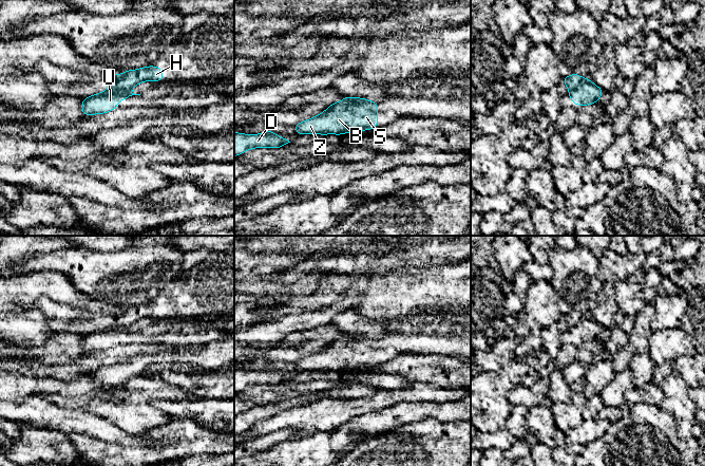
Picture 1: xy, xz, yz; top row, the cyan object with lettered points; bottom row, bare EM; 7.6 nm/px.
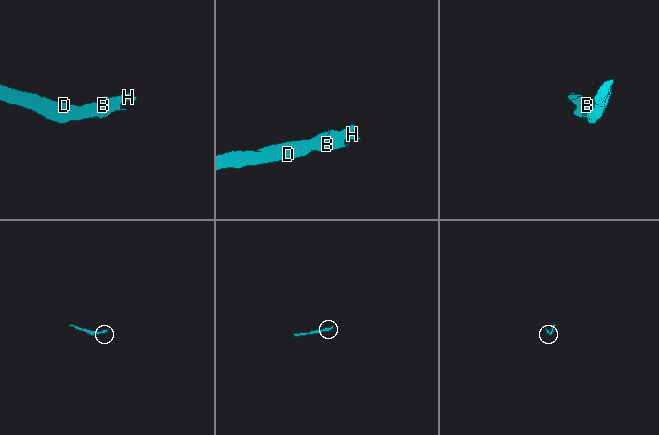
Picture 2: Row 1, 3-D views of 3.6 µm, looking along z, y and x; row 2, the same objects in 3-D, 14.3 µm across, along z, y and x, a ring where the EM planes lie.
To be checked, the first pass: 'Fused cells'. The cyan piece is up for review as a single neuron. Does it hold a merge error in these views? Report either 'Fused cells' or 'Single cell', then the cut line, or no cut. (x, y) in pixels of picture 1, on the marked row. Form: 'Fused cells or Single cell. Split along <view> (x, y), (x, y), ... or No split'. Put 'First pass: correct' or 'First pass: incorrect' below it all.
Fused cells. Split along xy (109, 89), (130, 90)
First pass: correct

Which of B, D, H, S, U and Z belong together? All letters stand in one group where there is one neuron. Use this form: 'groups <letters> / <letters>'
groups B D S U Z / H

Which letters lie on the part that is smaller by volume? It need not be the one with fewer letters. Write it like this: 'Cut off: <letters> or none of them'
Cut off: H

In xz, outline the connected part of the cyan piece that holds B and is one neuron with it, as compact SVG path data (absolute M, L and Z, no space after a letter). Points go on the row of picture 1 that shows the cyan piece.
M356 98L331 104L324 112L293 126L298 135L360 132L378 128L378 102Z

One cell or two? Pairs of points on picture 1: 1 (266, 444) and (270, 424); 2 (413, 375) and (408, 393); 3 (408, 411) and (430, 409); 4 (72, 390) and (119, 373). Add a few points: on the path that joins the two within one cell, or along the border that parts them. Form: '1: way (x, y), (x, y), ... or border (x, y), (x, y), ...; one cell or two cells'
1: border (287, 428), (266, 433), (246, 442); two cells
2: border (414, 381), (430, 381), (438, 387); two cells
3: way (414, 411), (424, 410); one cell
4: border (83, 373), (93, 375), (106, 387); two cells

